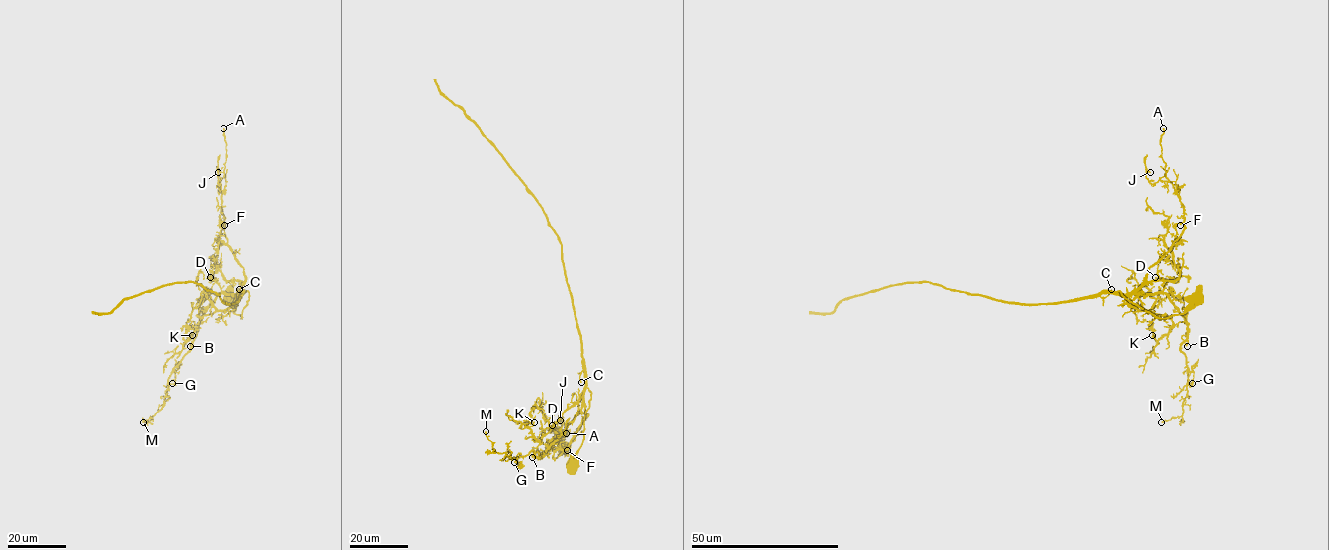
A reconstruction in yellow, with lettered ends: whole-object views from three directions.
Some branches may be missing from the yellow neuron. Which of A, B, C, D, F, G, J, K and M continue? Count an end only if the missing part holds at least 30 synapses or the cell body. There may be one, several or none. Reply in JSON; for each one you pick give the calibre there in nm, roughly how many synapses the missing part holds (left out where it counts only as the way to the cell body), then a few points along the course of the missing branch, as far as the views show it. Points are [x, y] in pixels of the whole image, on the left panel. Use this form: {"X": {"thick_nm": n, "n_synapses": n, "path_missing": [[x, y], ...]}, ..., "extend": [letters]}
{"extend": []}

